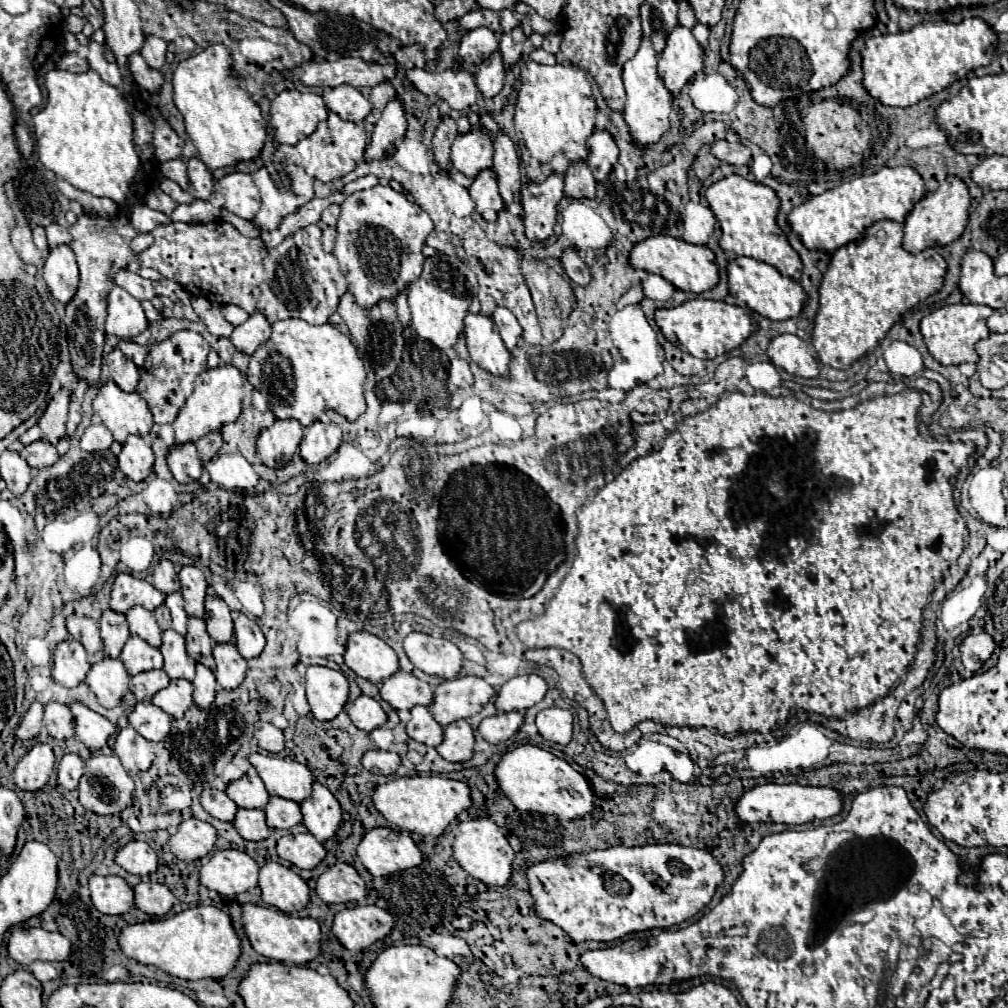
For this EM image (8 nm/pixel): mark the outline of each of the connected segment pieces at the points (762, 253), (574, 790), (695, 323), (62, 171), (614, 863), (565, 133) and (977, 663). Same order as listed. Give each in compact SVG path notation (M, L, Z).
M730 175L730 177L724 177L716 183L712 183L706 189L706 201L722 229L722 237L720 237L722 251L752 257L762 263L770 263L786 277L798 275L798 271L802 269L802 263L800 263L796 251L788 245L784 233L776 225L778 197L770 187L748 181L740 175Z
M520 745L502 753L494 777L500 791L522 811L538 811L544 815L558 815L562 819L586 817L592 811L592 789L584 775L574 771L564 759L536 745Z
M692 299L684 301L678 307L656 309L654 321L660 327L666 341L678 343L676 347L700 359L714 359L726 351L732 351L756 329L754 321L742 307L712 299Z
M52 69L44 75L44 87L48 91L48 103L32 117L42 165L82 191L108 197L116 203L124 201L140 169L140 157L132 143L130 105L124 95L104 83L94 69L84 73Z
M674 843L666 845L642 845L626 847L616 845L604 851L590 851L586 855L574 855L574 865L568 859L550 859L526 869L528 893L534 899L534 911L540 919L562 927L572 941L616 941L632 931L644 931L654 927L672 927L706 907L722 881L724 873L716 859L694 847L682 847Z
M524 61L520 67L520 89L516 99L516 115L514 127L518 135L520 159L524 169L532 181L544 181L552 171L564 175L568 165L580 159L586 159L586 137L594 131L594 117L596 117L596 103L592 97L592 85L588 81L588 73L574 65L540 65L536 61Z
M972 633L960 643L960 657L966 671L978 671L994 651L994 639L988 633Z

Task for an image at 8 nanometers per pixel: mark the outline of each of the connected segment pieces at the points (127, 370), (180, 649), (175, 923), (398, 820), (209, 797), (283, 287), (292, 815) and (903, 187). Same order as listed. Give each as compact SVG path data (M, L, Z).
M112 349L108 355L106 355L106 365L110 367L110 375L114 379L114 383L122 389L122 391L134 391L136 385L138 385L138 379L140 379L140 373L138 373L138 367L134 365L132 359L126 359L126 355L122 355L122 351L118 349Z
M170 629L164 631L160 651L164 655L164 671L168 673L170 679L188 679L188 681L194 679L196 661L190 659L190 655L186 653L182 635Z
M190 907L172 917L134 923L122 929L118 937L122 953L140 965L154 965L160 971L180 979L218 979L224 977L240 955L240 939L234 933L230 917L216 907Z
M392 777L390 781L378 785L372 793L374 807L384 815L384 819L400 829L418 835L440 837L446 825L458 817L464 809L470 807L470 789L462 781L448 777Z
M206 787L200 793L200 803L212 817L216 817L220 821L232 821L234 813L238 811L238 805L232 799L228 799L228 795L224 791L218 791L212 787Z
M212 221L212 223L170 223L160 225L152 231L154 243L138 255L142 267L152 267L176 283L180 283L188 293L194 297L206 297L210 301L220 301L224 305L232 303L242 307L248 313L256 309L264 311L270 323L276 323L286 317L300 317L312 325L322 325L328 317L336 311L340 297L346 293L348 283L338 267L338 259L332 253L322 249L322 231L318 225L310 225L300 231L300 235L288 237L274 249L266 249L262 241L256 237L244 237L234 225L226 221Z
M274 795L268 799L264 813L266 813L266 823L272 829L290 829L302 821L298 803L282 797L274 797Z
M882 167L878 173L858 177L830 191L824 191L818 197L806 199L806 203L790 211L788 223L806 249L832 253L838 247L858 239L864 229L876 221L890 219L896 223L904 223L914 203L918 203L924 195L924 181L912 167Z

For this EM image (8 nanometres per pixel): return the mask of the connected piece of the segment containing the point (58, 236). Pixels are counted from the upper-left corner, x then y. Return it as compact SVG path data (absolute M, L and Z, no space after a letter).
M52 223L46 227L46 235L48 235L48 247L56 247L56 245L62 245L62 243L70 243L72 237L68 233L66 227L58 225L58 223Z

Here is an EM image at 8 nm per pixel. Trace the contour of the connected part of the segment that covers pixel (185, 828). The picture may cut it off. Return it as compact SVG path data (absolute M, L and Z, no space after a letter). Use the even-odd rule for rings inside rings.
M190 817L178 825L174 835L170 835L168 847L178 859L194 861L206 857L214 849L214 841L216 829L210 823Z

